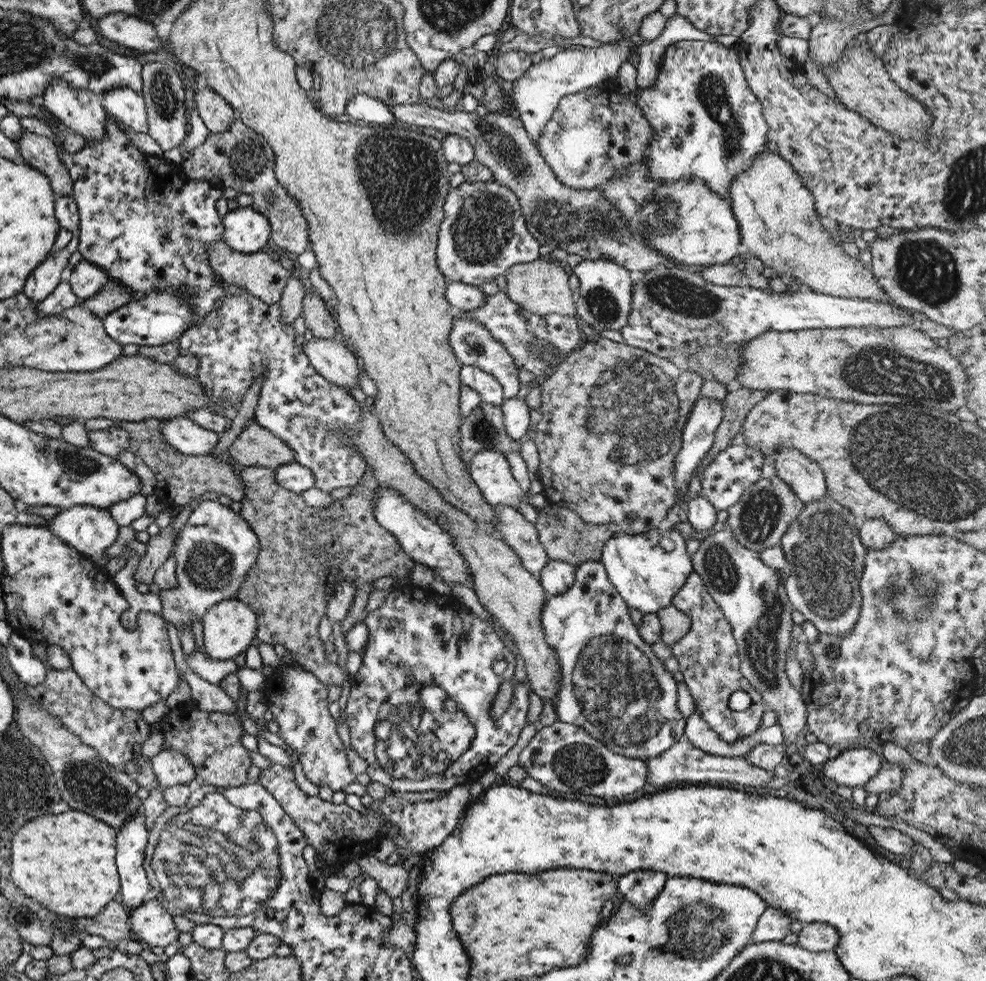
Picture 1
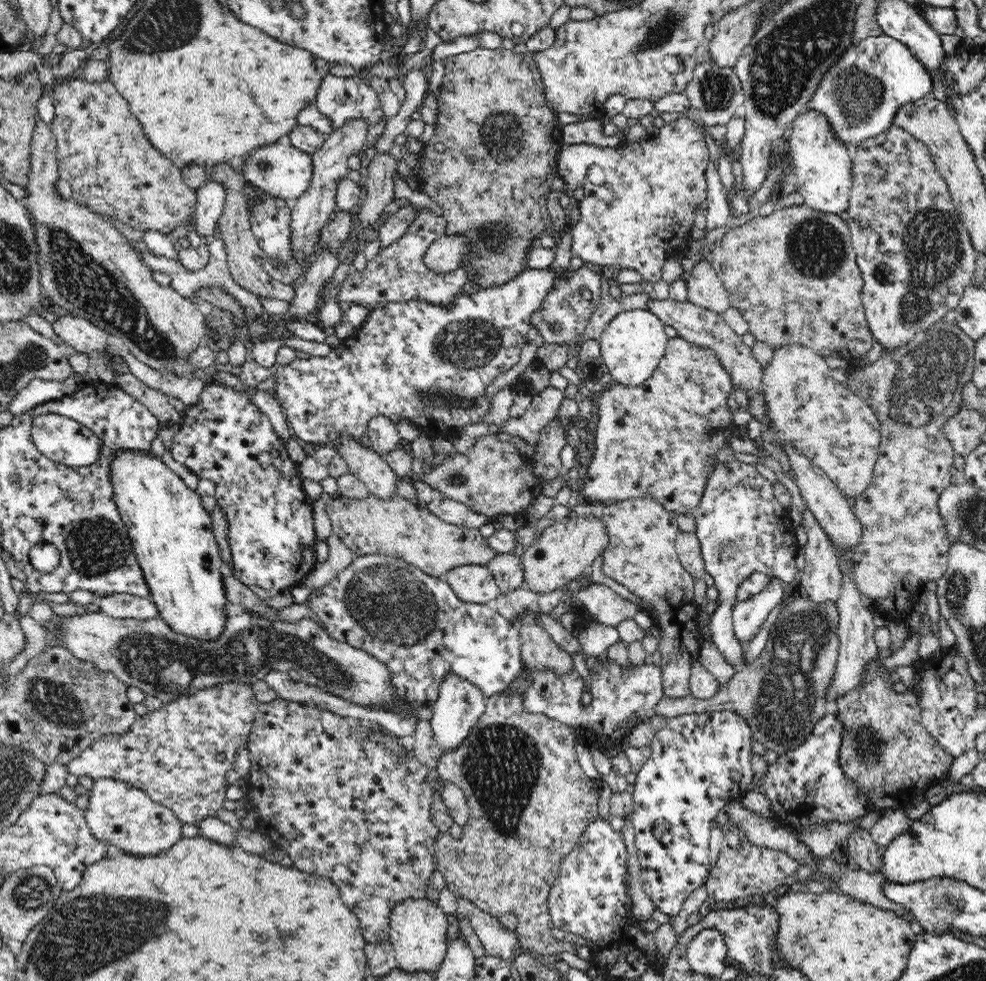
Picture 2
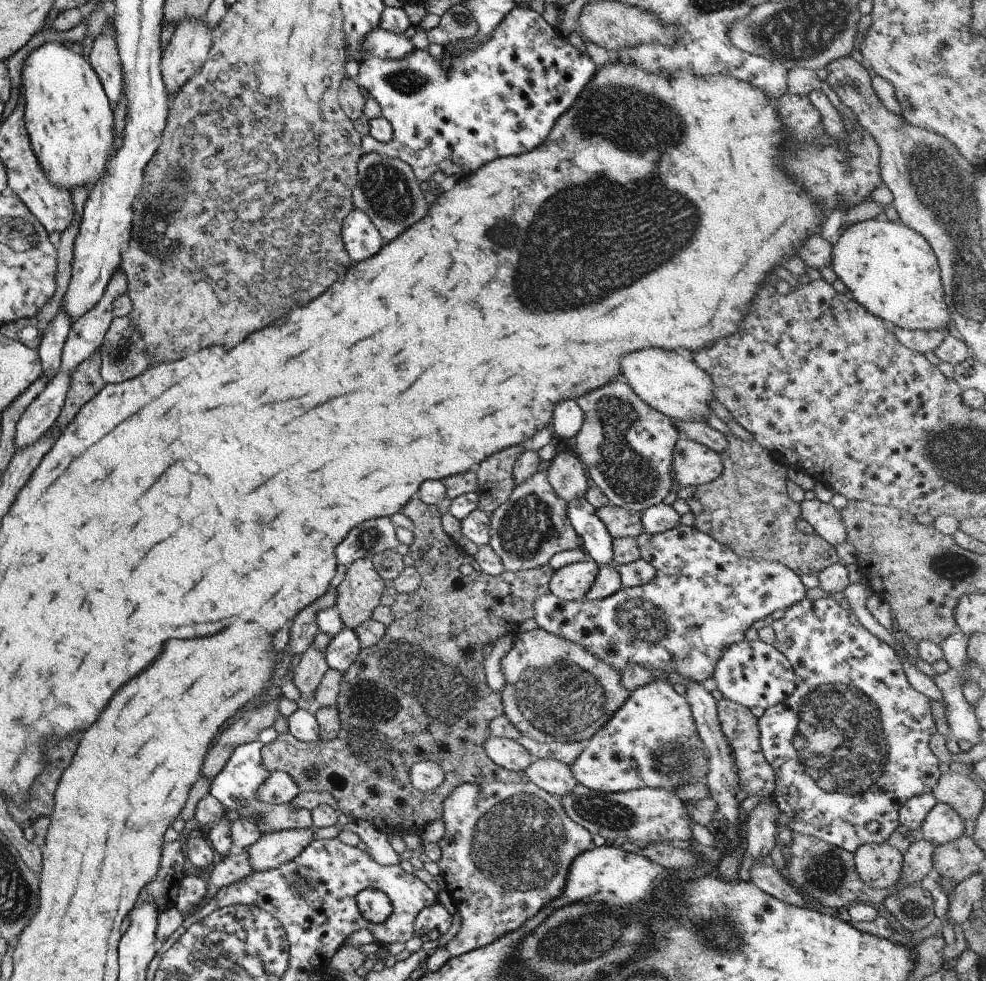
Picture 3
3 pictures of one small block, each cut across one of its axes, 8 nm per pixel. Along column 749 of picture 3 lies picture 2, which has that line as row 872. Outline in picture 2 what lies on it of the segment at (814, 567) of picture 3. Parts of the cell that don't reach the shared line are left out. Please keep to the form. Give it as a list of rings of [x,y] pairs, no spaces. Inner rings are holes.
[[[525,667],[519,676],[518,686],[512,692],[503,691],[501,694],[488,697],[485,714],[476,723],[476,726],[472,727],[471,734],[468,734],[468,738],[464,738],[458,748],[443,750],[442,755],[439,756],[435,776],[439,776],[445,782],[459,786],[464,791],[471,811],[471,818],[468,824],[463,826],[464,831],[461,838],[454,839],[454,837],[448,834],[441,835],[436,840],[438,842],[436,844],[436,865],[438,865],[437,870],[444,875],[444,879],[448,882],[447,888],[457,900],[462,900],[462,898],[466,900],[467,898],[467,901],[471,902],[476,908],[494,916],[500,916],[504,913],[516,913],[518,915],[520,920],[519,936],[521,951],[553,956],[560,954],[568,948],[566,944],[562,944],[562,942],[568,942],[568,940],[558,940],[550,934],[555,928],[554,921],[552,921],[549,913],[548,896],[550,894],[550,888],[552,888],[556,880],[562,861],[574,850],[580,836],[586,832],[588,826],[601,818],[600,812],[598,812],[598,808],[600,808],[601,781],[588,777],[582,767],[580,767],[576,758],[576,732],[572,726],[549,718],[544,714],[533,714],[523,706],[525,695],[531,690],[532,686],[533,670]]]

